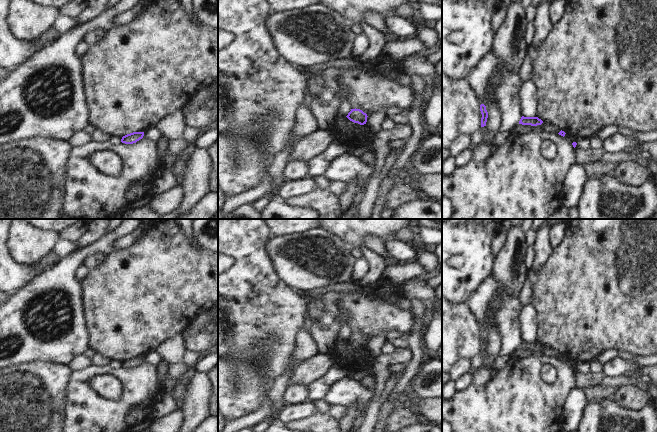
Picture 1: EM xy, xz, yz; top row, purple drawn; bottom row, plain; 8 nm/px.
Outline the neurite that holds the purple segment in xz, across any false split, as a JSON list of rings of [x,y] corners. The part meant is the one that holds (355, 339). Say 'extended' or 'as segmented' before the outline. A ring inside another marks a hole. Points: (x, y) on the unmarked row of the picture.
as segmented; [[[351,333],[351,335],[346,340],[350,345],[364,349],[367,346],[367,338],[360,333]]]

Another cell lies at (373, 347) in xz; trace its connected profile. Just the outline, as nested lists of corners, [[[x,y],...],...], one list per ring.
[[[382,331],[378,336],[373,337],[371,340],[367,341],[366,351],[376,358],[381,354],[381,347],[383,342],[387,339],[387,333]]]

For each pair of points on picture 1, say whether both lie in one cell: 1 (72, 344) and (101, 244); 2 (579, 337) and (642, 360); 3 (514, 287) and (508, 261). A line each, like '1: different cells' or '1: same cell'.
1: same cell
2: different cells
3: same cell

